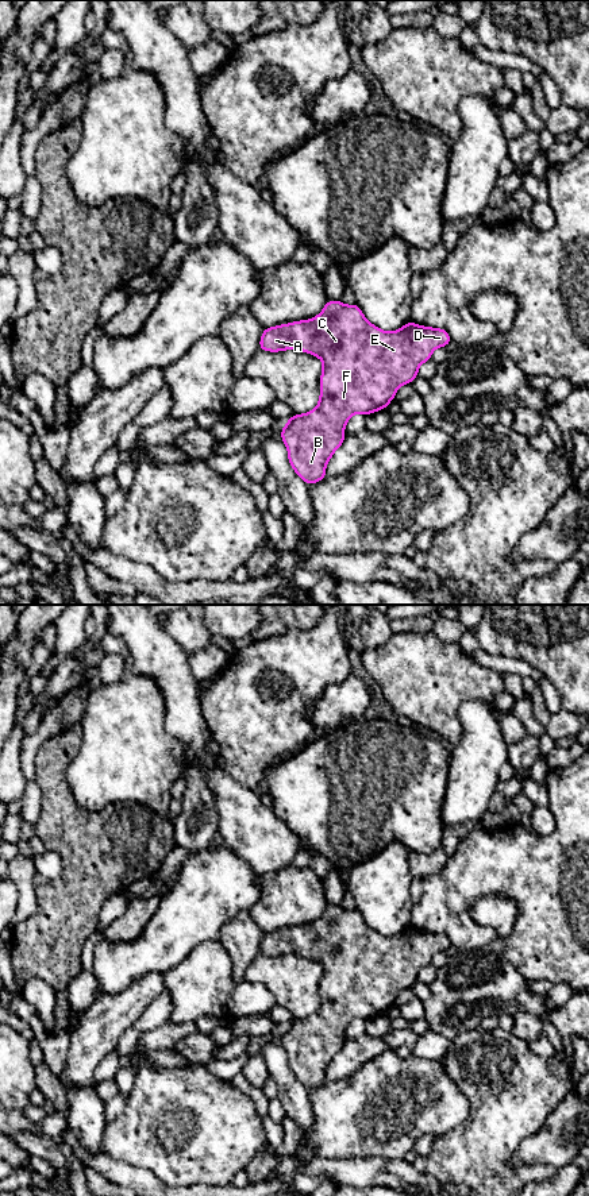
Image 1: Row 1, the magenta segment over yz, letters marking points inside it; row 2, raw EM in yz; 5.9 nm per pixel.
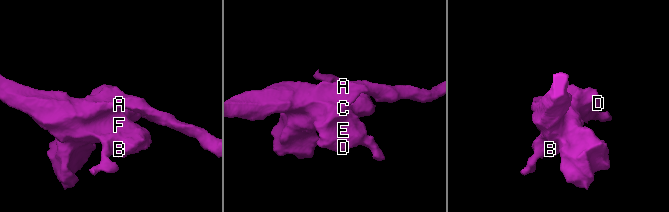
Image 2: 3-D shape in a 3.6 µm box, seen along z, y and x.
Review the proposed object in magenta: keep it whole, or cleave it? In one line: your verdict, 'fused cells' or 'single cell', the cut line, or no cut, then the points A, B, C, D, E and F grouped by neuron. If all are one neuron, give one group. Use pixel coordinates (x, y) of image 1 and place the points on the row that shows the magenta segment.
single cell; cut none; groups A B C D E F

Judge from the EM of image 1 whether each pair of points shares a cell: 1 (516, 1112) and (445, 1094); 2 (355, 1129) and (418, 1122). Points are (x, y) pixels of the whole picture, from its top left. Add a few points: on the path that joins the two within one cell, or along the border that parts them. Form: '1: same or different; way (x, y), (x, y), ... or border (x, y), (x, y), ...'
1: different; border (447, 1073), (468, 1100), (468, 1115), (455, 1127)
2: same; way (370, 1122), (403, 1122)

